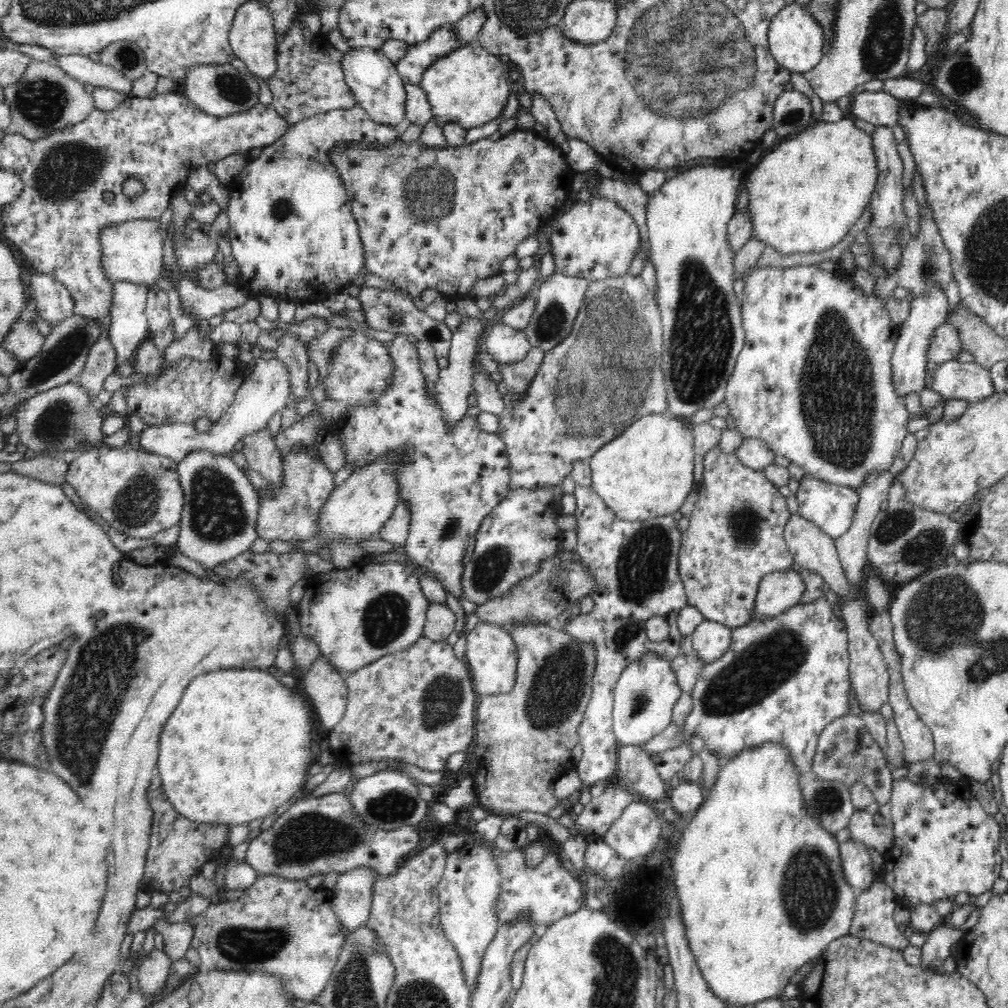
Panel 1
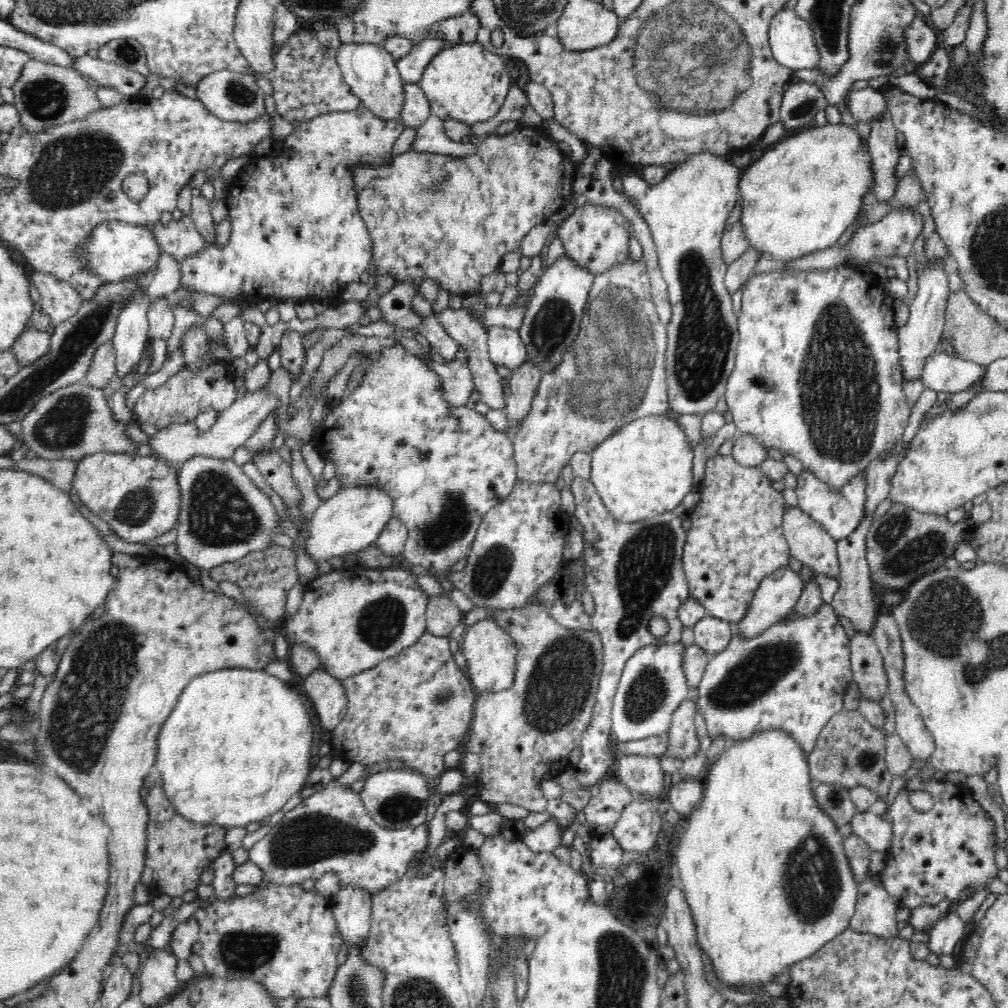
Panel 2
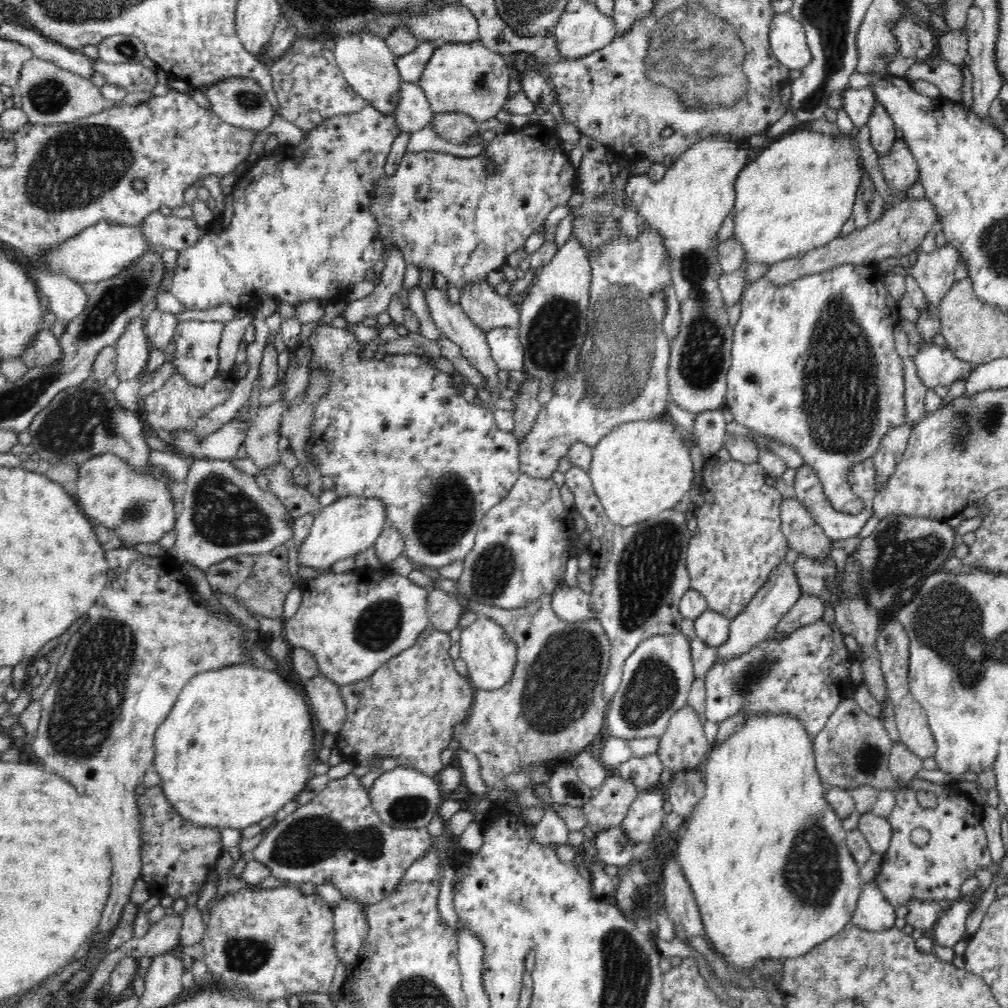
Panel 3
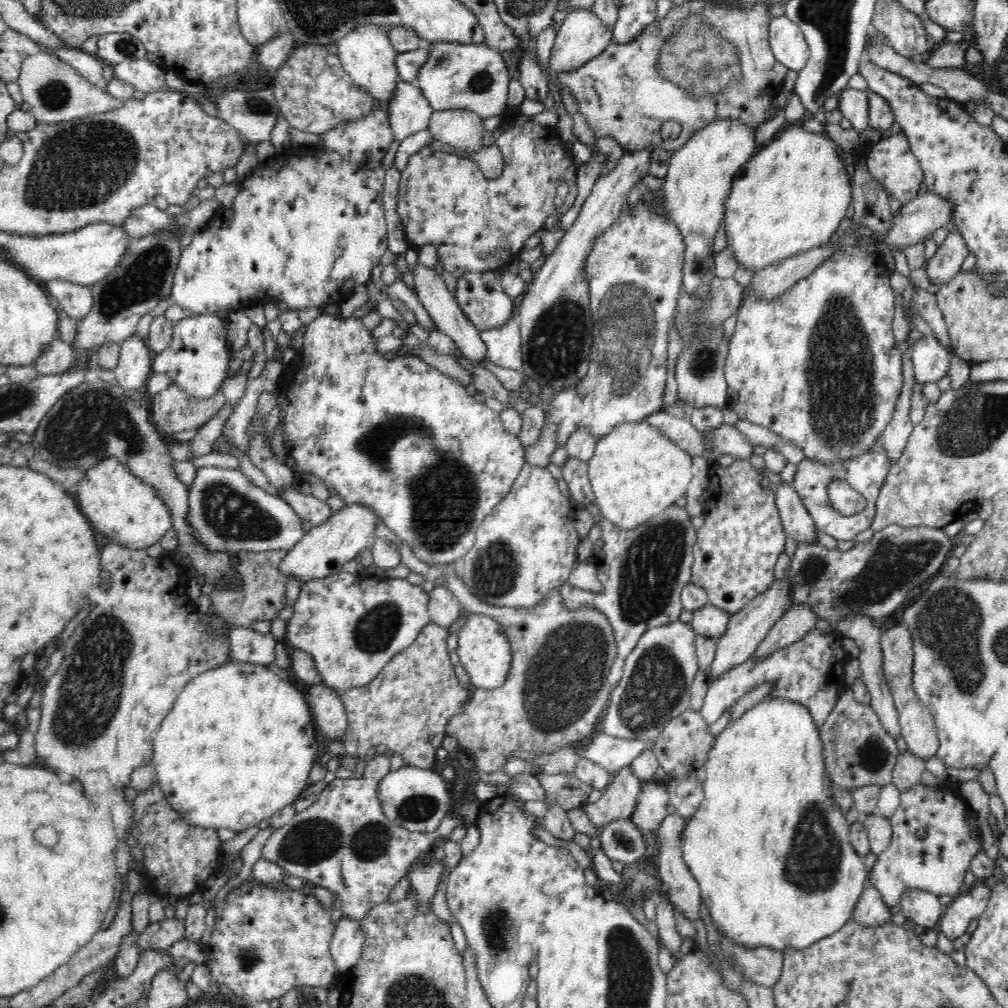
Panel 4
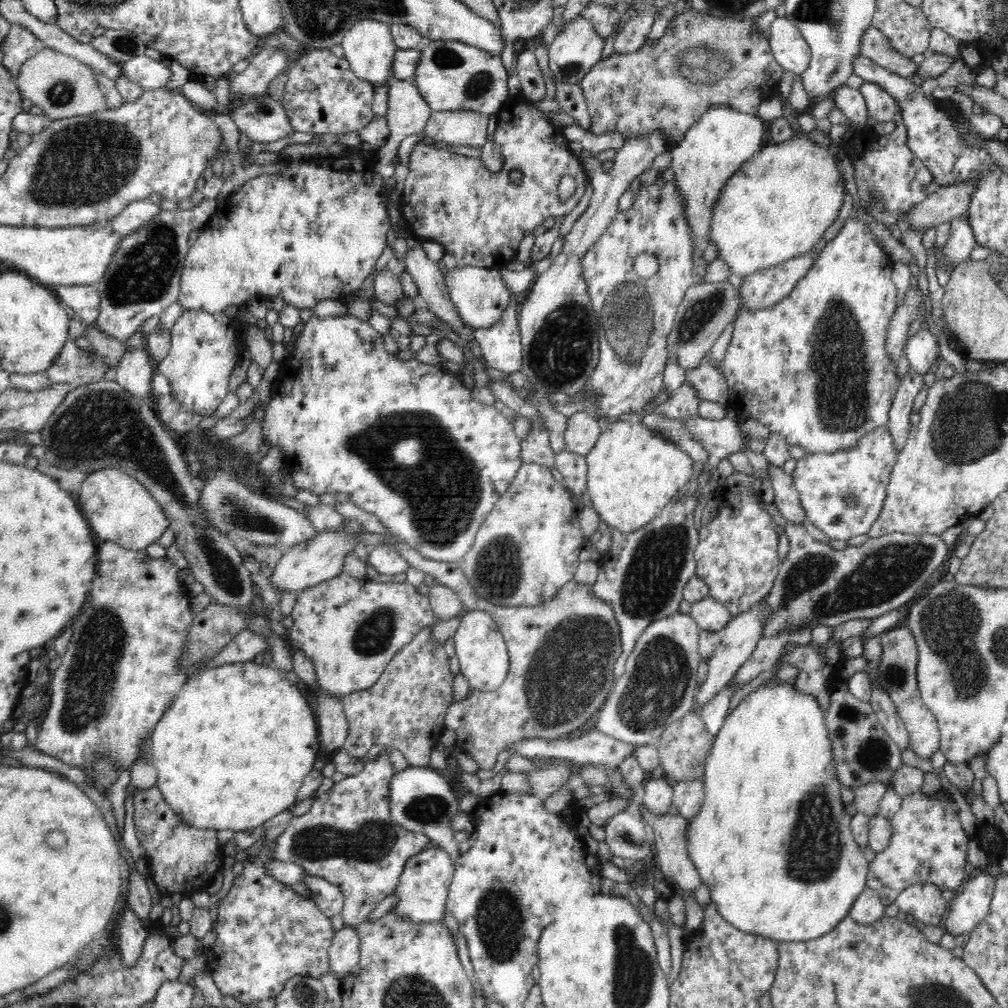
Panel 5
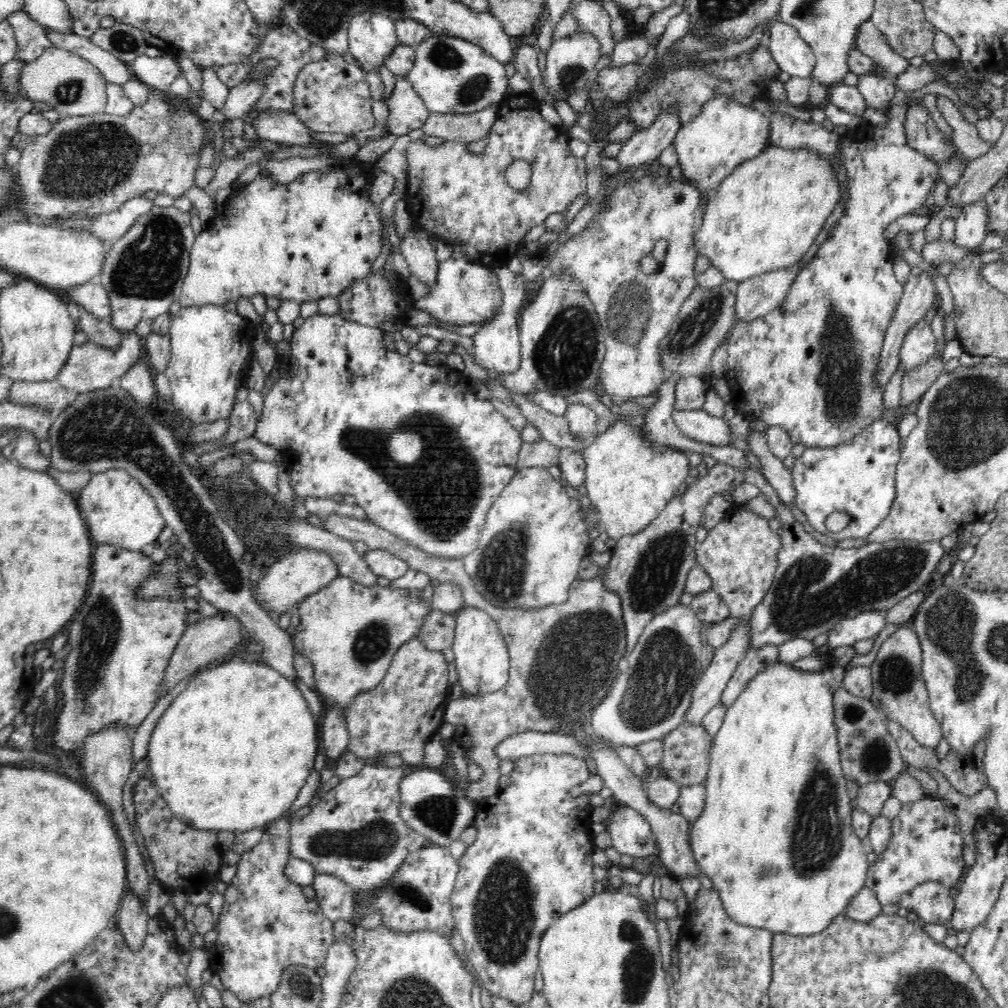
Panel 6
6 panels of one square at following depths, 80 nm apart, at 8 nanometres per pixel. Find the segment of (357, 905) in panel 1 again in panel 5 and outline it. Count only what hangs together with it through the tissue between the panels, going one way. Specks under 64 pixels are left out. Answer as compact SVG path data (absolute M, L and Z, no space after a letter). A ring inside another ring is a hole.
M346 925L336 931L329 948L329 965L340 982L356 968L359 963L360 937L354 926Z

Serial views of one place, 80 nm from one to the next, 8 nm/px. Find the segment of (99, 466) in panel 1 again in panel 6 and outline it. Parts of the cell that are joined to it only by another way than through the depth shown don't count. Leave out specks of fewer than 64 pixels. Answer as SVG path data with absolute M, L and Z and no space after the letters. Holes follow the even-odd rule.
M124 470L94 473L79 491L78 509L86 522L93 544L102 543L131 551L146 551L158 541L166 521L148 491Z

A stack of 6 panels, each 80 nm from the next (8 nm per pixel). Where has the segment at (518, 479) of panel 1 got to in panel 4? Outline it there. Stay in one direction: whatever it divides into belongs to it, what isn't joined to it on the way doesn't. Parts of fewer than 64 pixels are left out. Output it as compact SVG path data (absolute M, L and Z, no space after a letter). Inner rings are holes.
M639 200L635 207L629 212L629 215L623 213L616 219L616 222L610 226L604 234L601 234L595 241L588 258L586 259L586 278L589 282L589 300L591 303L591 311L593 314L594 324L600 322L602 328L597 329L597 338L600 336L602 342L598 342L598 346L592 346L592 360L590 360L589 370L584 375L584 378L580 380L576 386L564 386L560 392L557 392L551 398L551 407L546 409L547 417L544 416L544 428L542 428L542 434L538 438L538 442L534 446L524 447L524 462L528 465L536 465L536 467L546 467L552 463L550 457L554 450L556 450L556 444L560 442L565 446L567 438L574 432L576 427L586 427L596 440L601 436L608 434L611 430L614 430L615 426L621 425L627 422L642 421L651 414L657 413L664 409L664 402L662 401L662 394L664 394L664 388L667 381L667 347L670 342L670 326L675 318L675 311L677 310L677 303L682 293L682 258L684 258L684 252L686 252L686 243L682 239L682 234L678 231L678 227L672 224L666 224L662 220L662 216L654 215L648 216L649 212L644 201Z

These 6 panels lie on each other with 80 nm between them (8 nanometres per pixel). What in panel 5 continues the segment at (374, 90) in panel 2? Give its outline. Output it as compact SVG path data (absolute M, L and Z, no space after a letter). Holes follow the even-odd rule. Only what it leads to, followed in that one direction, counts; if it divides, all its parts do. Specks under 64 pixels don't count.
M370 18L358 20L344 34L341 46L344 49L345 60L350 64L350 69L361 80L370 82L374 88L386 86L392 80L392 62L394 62L398 48L393 40L389 24Z

